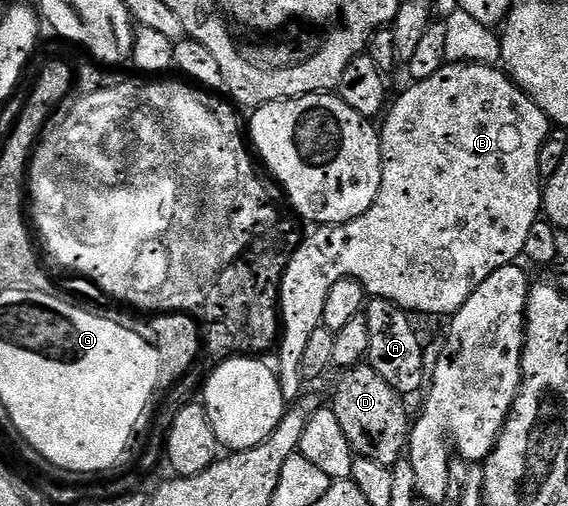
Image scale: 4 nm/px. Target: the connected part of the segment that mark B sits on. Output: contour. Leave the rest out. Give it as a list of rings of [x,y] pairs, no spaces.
[[[445,62],[443,67],[434,73],[434,77],[415,80],[396,100],[391,100],[384,124],[379,124],[380,156],[382,157],[382,185],[378,189],[378,197],[362,217],[352,219],[349,223],[335,225],[320,225],[304,244],[293,250],[284,275],[280,279],[280,294],[278,296],[278,348],[280,347],[280,388],[285,400],[295,401],[301,398],[300,386],[306,383],[300,374],[302,356],[306,353],[306,344],[324,321],[324,302],[330,289],[342,279],[356,279],[364,286],[369,296],[385,299],[394,305],[404,308],[409,313],[417,311],[420,315],[445,315],[451,317],[462,305],[466,305],[466,297],[490,277],[498,269],[515,264],[524,254],[526,236],[530,228],[538,222],[542,215],[542,176],[538,169],[538,153],[542,149],[542,141],[546,141],[550,124],[546,113],[534,105],[534,101],[521,89],[510,76],[499,66],[488,66],[484,63],[473,62]]]

